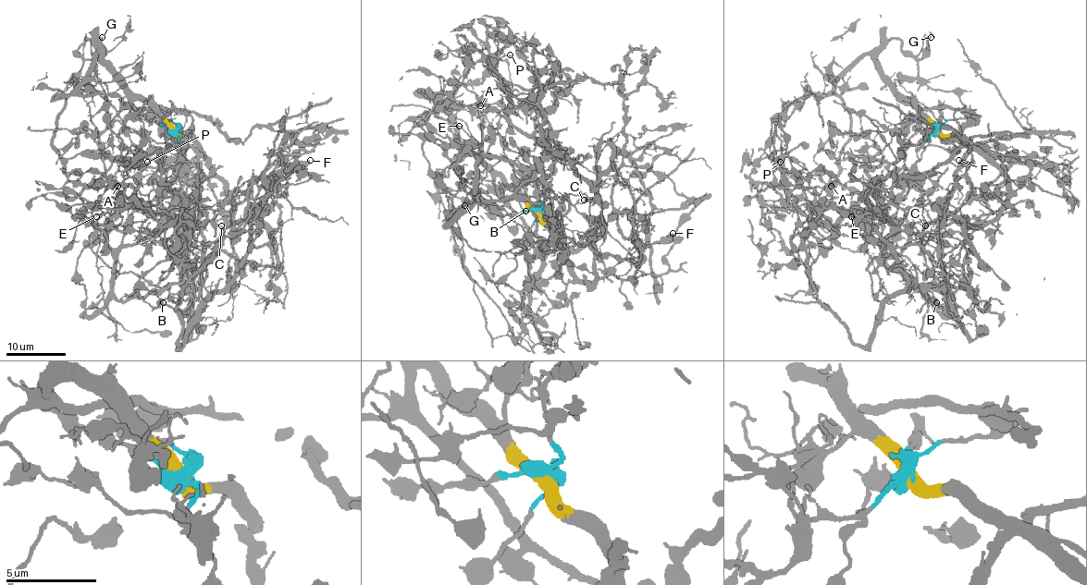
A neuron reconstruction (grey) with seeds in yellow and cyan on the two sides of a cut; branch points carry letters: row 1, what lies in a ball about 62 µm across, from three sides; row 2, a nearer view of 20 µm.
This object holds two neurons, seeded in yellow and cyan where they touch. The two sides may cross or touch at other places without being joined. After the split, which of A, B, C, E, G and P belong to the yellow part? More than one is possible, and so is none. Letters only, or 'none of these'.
A, G, P

